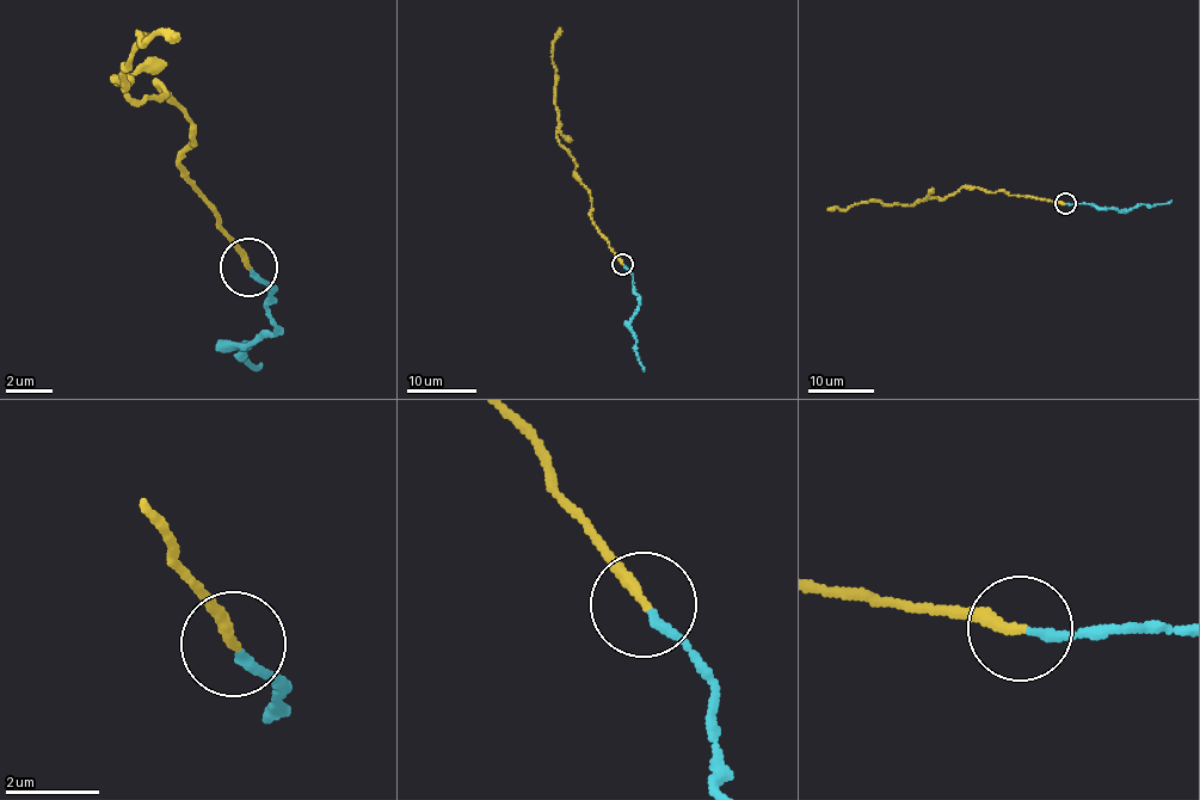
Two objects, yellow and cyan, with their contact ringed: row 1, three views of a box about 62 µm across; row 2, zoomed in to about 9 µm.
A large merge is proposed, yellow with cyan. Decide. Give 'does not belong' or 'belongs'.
does not belong

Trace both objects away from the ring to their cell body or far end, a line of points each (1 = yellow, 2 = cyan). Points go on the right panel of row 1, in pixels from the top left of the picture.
1: (1065, 204), (964, 186), (942, 198), (916, 201), (909, 205), (861, 201), (845, 209), (828, 209)
2: (1065, 203), (1131, 210), (1140, 204), (1154, 207), (1171, 200)

